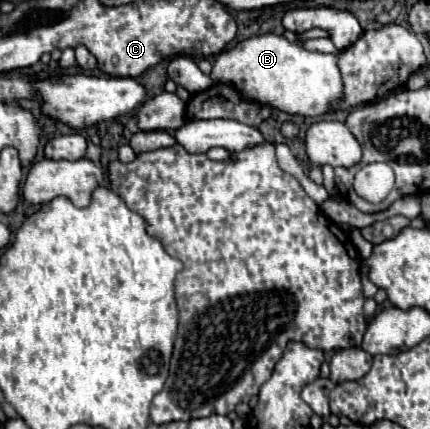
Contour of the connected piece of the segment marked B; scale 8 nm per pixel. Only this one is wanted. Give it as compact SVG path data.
M266 33L258 37L250 37L240 41L234 49L222 51L212 67L212 81L222 81L228 85L234 85L244 97L256 99L260 103L272 105L276 109L282 109L292 115L304 115L304 117L318 117L324 113L334 111L334 105L342 101L342 75L338 69L338 53L316 53L304 49L300 43L286 41L282 35Z

